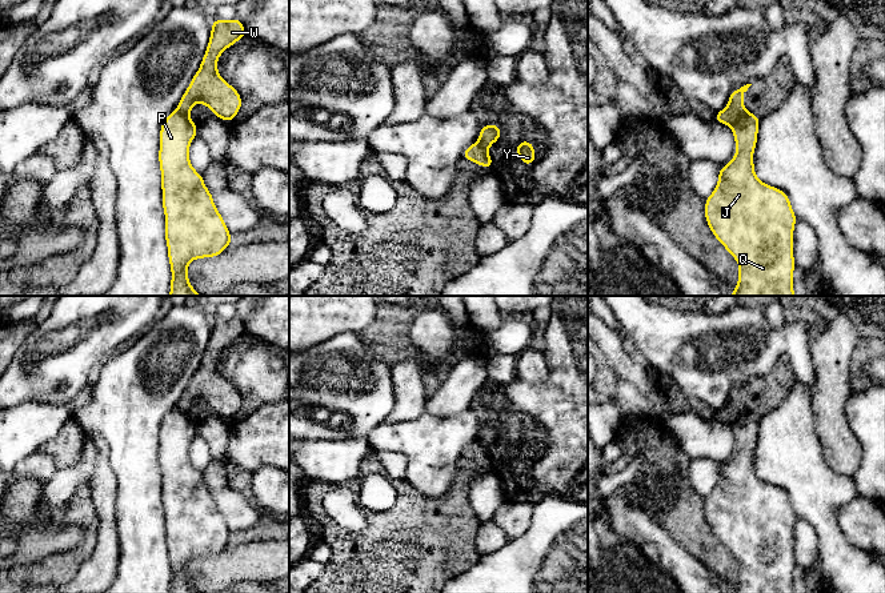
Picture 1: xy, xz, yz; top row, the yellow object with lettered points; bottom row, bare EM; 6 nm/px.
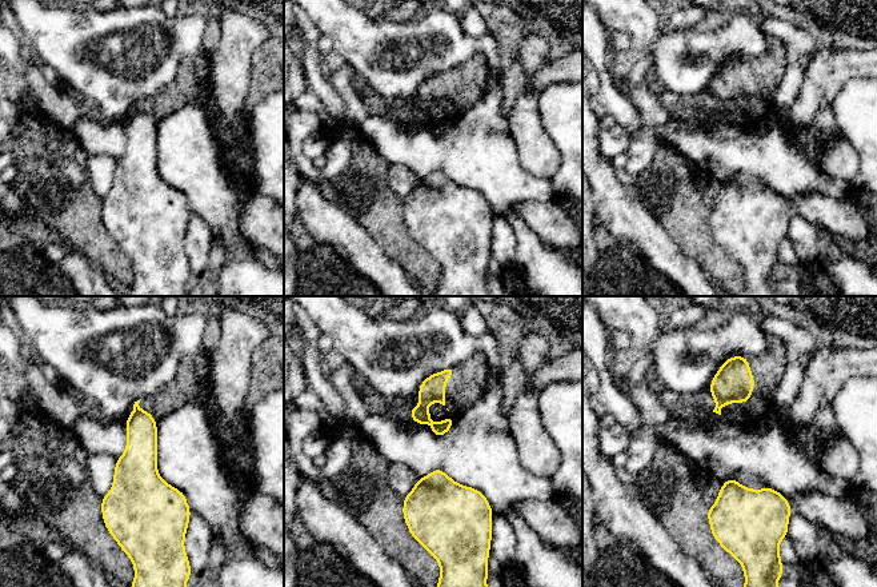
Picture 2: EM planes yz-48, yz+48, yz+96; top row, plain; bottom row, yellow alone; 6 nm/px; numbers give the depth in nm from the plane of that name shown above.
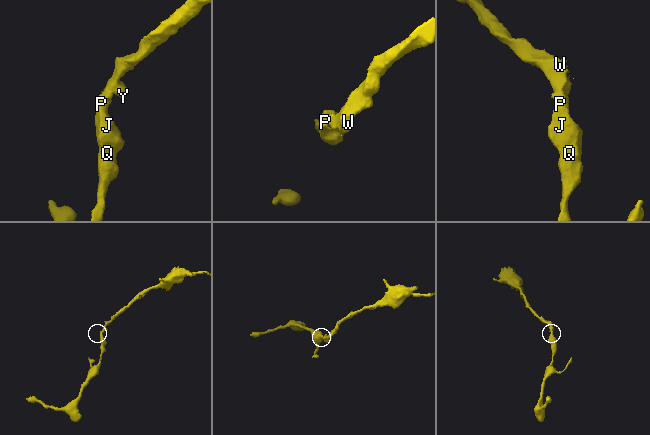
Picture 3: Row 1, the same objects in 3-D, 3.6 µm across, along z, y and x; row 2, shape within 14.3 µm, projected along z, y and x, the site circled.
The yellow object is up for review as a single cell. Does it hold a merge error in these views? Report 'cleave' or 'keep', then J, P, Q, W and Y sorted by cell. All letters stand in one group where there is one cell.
cleave; J P Q / W Y

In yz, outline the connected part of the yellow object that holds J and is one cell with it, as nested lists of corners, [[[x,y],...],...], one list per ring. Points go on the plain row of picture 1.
[[[738,413],[730,424],[736,454],[718,470],[718,481],[705,497],[705,518],[713,534],[738,561],[738,581],[732,593],[794,593],[793,528],[796,513],[788,493],[761,481],[754,472],[753,450],[757,442],[760,416]]]

